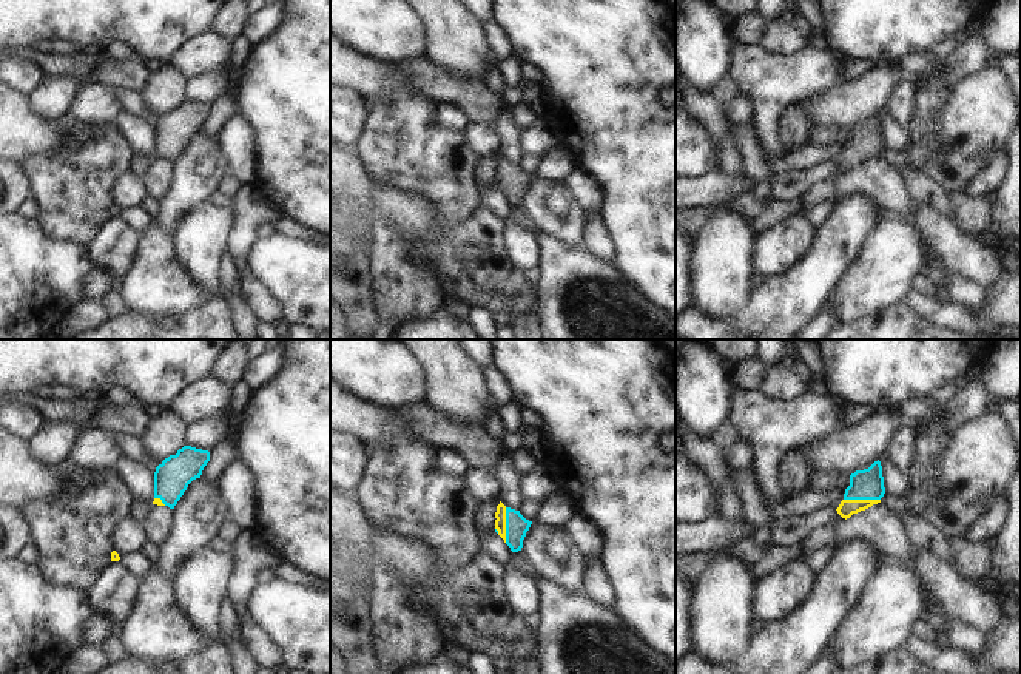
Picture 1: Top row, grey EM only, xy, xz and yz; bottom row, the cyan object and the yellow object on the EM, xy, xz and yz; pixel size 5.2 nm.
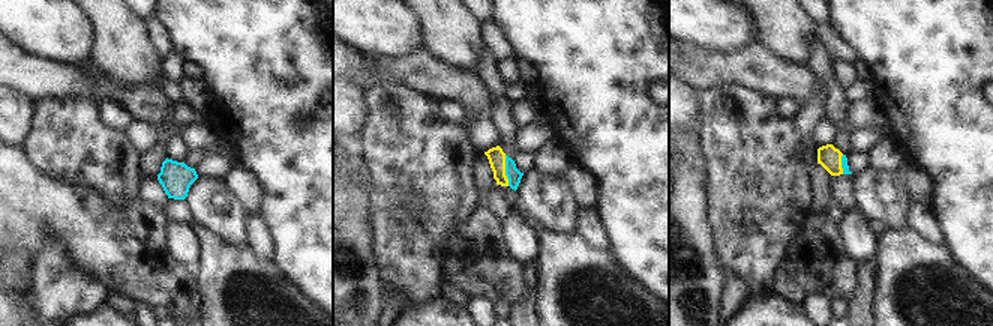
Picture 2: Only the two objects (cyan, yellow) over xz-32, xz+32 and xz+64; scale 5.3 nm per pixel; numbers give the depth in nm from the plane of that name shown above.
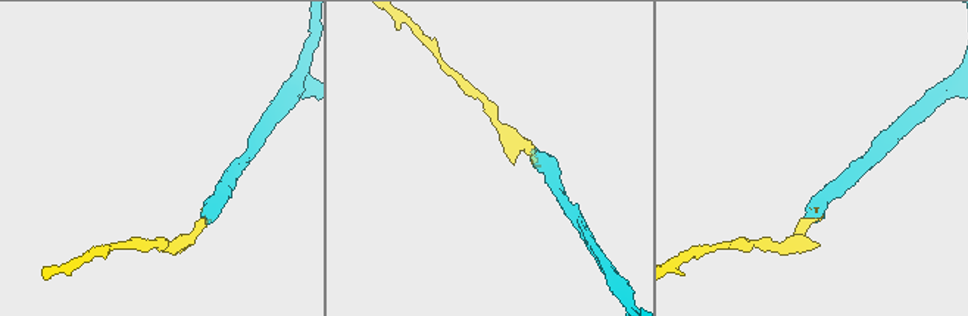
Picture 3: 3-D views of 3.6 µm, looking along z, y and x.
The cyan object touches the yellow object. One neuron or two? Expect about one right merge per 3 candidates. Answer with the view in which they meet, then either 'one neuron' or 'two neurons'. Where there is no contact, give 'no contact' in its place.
meets cyan in yz; one neuron

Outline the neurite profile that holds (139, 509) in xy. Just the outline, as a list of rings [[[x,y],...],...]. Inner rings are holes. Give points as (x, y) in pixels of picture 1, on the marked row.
[[[133,498],[130,517],[142,523],[142,520],[150,514],[151,509],[153,509],[153,503],[147,503],[143,500]]]

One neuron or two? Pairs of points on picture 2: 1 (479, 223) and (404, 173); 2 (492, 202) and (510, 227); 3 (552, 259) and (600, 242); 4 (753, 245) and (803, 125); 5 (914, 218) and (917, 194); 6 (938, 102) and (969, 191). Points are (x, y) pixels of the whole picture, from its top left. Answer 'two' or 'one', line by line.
1: two
2: two
3: two
4: two
5: two
6: one

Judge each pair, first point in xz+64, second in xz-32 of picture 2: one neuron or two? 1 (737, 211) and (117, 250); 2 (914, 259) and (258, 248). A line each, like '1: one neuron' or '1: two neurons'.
1: two neurons
2: two neurons

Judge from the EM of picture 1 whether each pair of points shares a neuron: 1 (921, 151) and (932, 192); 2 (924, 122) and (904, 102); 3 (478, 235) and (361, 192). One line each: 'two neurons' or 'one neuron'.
1: two neurons
2: two neurons
3: one neuron

